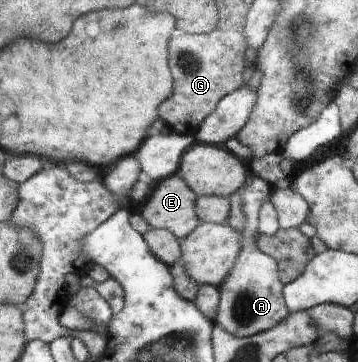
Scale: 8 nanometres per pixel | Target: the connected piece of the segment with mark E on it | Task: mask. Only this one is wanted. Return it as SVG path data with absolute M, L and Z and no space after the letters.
M175 173L154 185L141 215L151 227L164 228L184 238L201 223L195 209L197 201L195 191Z

